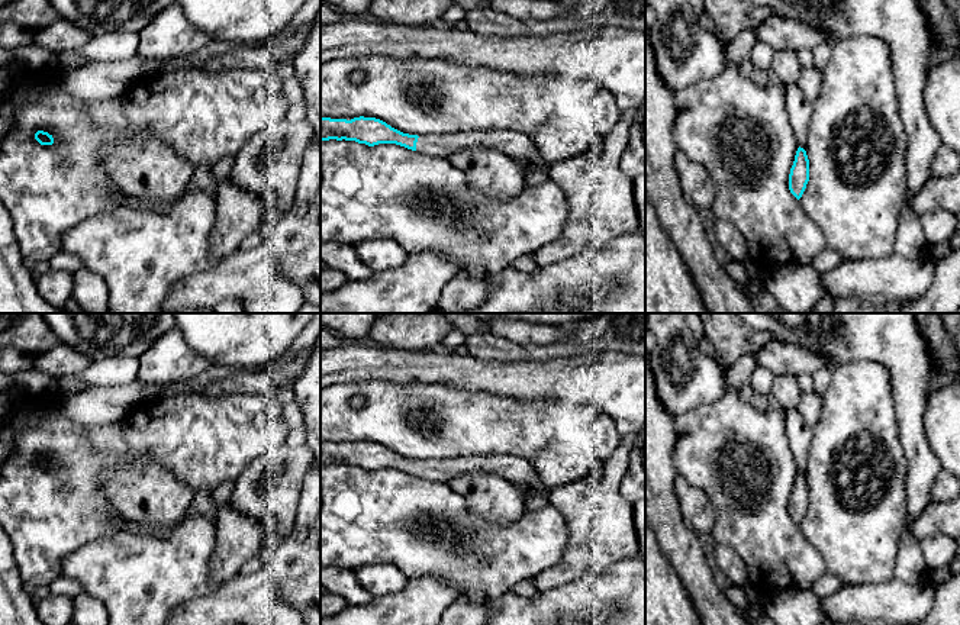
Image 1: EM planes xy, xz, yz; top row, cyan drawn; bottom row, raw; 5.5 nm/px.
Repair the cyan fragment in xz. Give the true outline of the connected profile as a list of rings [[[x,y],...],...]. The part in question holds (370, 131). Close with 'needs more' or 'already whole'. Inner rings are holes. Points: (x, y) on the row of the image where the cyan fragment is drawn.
[[[320,117],[320,141],[355,141],[374,146],[378,144],[396,144],[407,149],[447,158],[451,152],[470,146],[487,146],[502,151],[513,158],[539,161],[539,151],[532,141],[518,131],[460,131],[445,135],[409,135],[376,117],[331,119]]]; needs more

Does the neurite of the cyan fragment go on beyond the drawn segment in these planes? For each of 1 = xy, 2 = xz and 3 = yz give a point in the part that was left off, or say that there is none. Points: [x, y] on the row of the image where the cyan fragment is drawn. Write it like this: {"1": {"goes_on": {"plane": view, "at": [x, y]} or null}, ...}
{"1": {"goes_on": null}, "2": {"goes_on": {"plane": "xz", "at": [515, 144]}}, "3": {"goes_on": null}}

